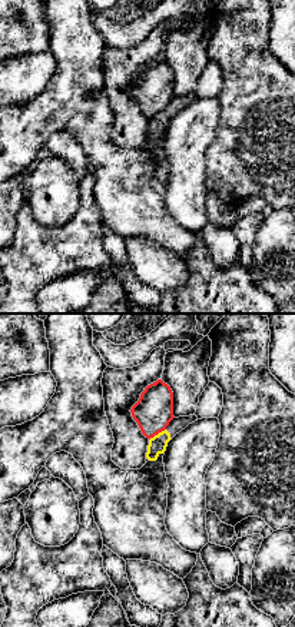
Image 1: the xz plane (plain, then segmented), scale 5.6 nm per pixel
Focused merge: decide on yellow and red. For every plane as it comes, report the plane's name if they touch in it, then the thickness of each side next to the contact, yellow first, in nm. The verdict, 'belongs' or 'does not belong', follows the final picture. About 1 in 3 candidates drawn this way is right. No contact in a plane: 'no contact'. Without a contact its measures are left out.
xz | 100/220 nm

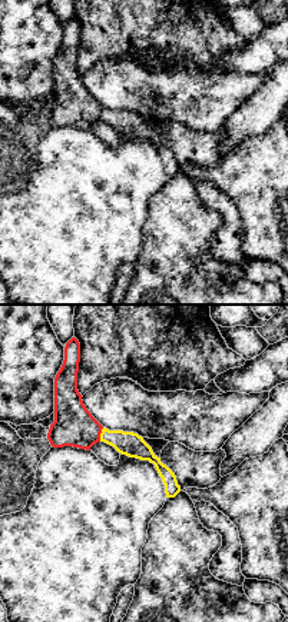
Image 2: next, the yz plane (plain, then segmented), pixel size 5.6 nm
yz | 140/220 nm

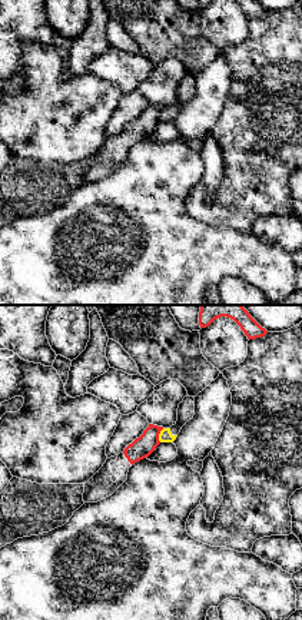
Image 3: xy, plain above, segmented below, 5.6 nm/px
xy | 70/120 nm

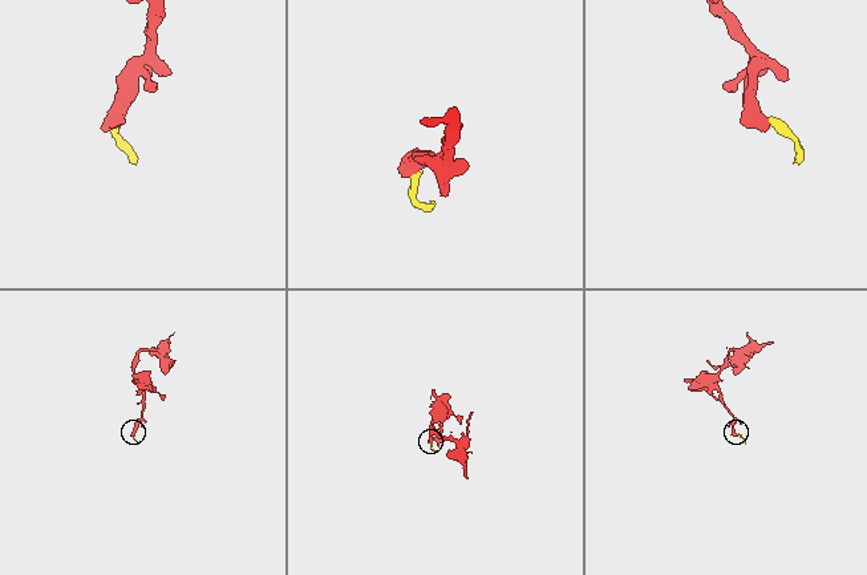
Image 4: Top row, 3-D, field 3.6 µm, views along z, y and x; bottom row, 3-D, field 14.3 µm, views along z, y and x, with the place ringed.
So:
does not belong

